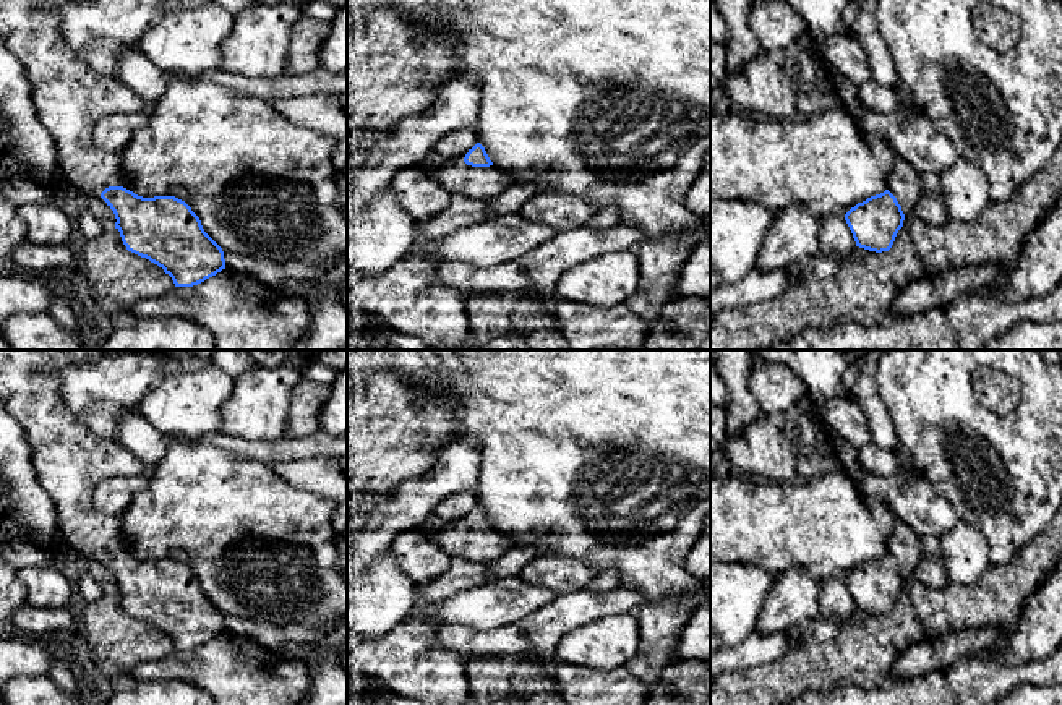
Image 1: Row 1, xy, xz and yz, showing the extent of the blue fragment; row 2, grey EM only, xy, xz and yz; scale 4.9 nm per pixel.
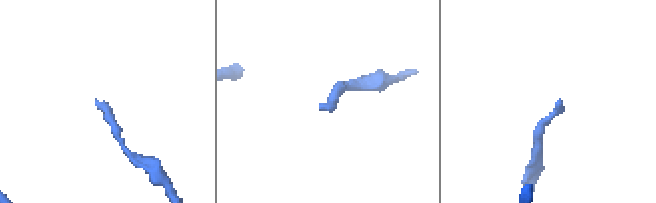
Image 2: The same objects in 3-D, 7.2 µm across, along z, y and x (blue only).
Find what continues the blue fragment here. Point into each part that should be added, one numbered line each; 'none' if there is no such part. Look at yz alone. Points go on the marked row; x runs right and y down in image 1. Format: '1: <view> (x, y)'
1: yz (903, 182)

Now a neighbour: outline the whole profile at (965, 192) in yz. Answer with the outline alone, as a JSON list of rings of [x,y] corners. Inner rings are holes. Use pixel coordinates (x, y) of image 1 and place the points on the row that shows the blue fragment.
[[[961,156],[940,173],[939,193],[949,220],[958,222],[976,219],[991,201],[986,173]]]

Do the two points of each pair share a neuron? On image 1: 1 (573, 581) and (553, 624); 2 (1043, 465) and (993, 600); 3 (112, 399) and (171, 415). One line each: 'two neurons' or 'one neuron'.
1: two neurons
2: two neurons
3: two neurons

